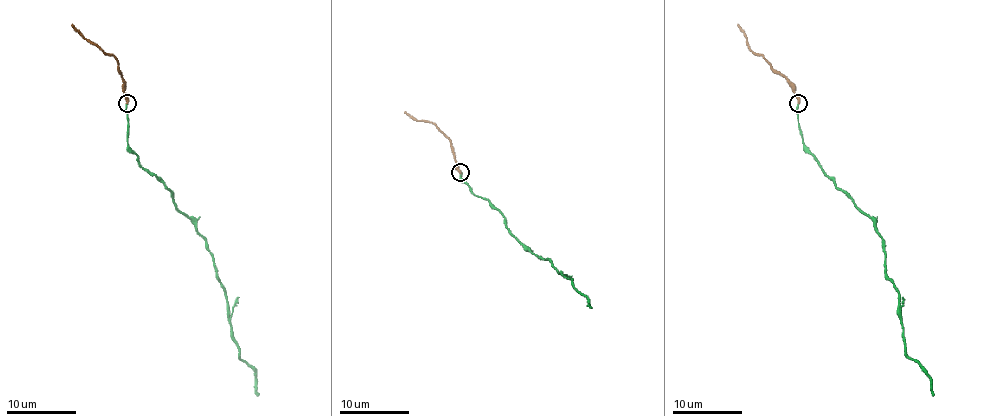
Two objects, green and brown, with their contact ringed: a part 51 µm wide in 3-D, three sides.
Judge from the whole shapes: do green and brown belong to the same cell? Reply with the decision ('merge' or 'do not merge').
do not merge

